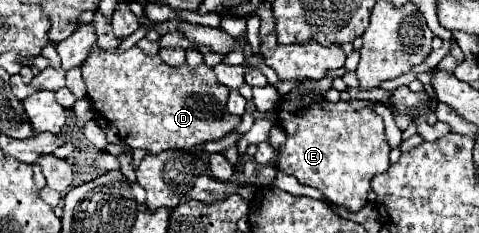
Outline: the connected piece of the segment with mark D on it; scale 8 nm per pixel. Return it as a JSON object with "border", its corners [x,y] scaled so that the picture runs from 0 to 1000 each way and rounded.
{"border":[[[192,197],[171,326],[200,481],[246,549],[271,635],[296,635],[313,661],[459,601],[505,524],[501,498],[472,472],[472,438],[451,438],[451,318],[430,275],[397,300],[392,275],[351,283],[334,240],[309,240],[284,197],[259,232]]]}

